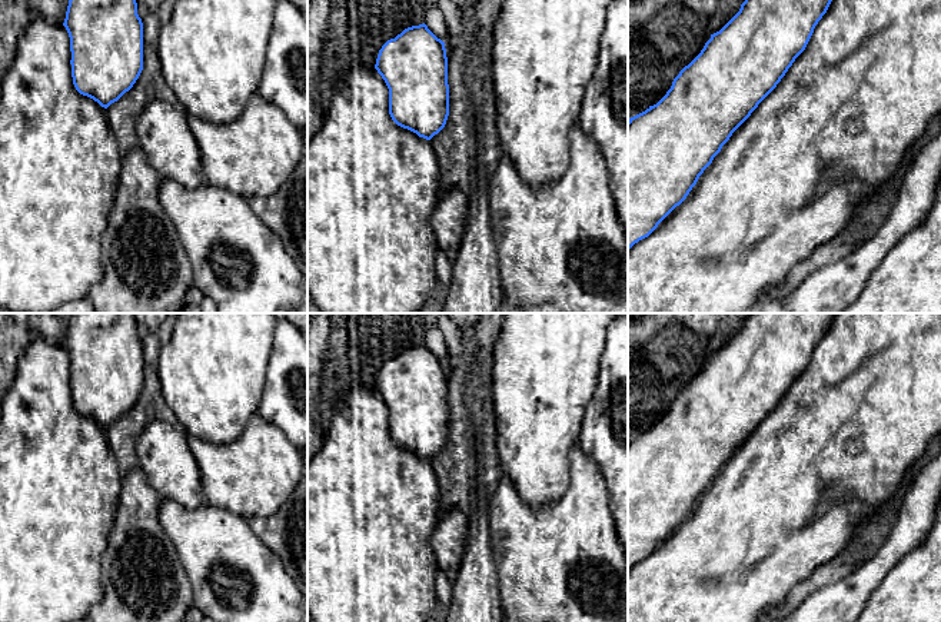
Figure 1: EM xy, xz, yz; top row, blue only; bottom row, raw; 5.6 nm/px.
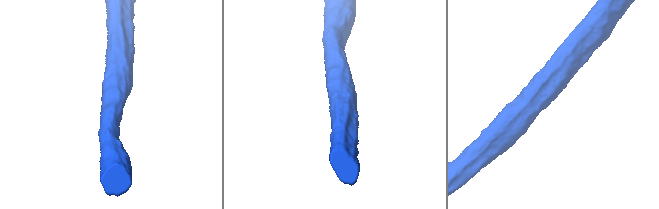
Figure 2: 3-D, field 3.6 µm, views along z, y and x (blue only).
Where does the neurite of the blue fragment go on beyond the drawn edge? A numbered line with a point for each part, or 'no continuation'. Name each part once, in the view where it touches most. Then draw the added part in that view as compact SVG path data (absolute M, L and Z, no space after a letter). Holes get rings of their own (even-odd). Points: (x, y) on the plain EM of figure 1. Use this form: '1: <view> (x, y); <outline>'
1: yz (827, 459); M837 313L805 370L777 408L732 453L712 483L699 496L686 519L645 559L628 571L628 622L758 622L759 615L781 603L818 568L831 562L848 540L882 510L908 469L941 433L941 313Z

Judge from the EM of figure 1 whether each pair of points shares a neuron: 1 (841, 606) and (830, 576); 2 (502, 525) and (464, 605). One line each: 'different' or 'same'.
1: different
2: different

